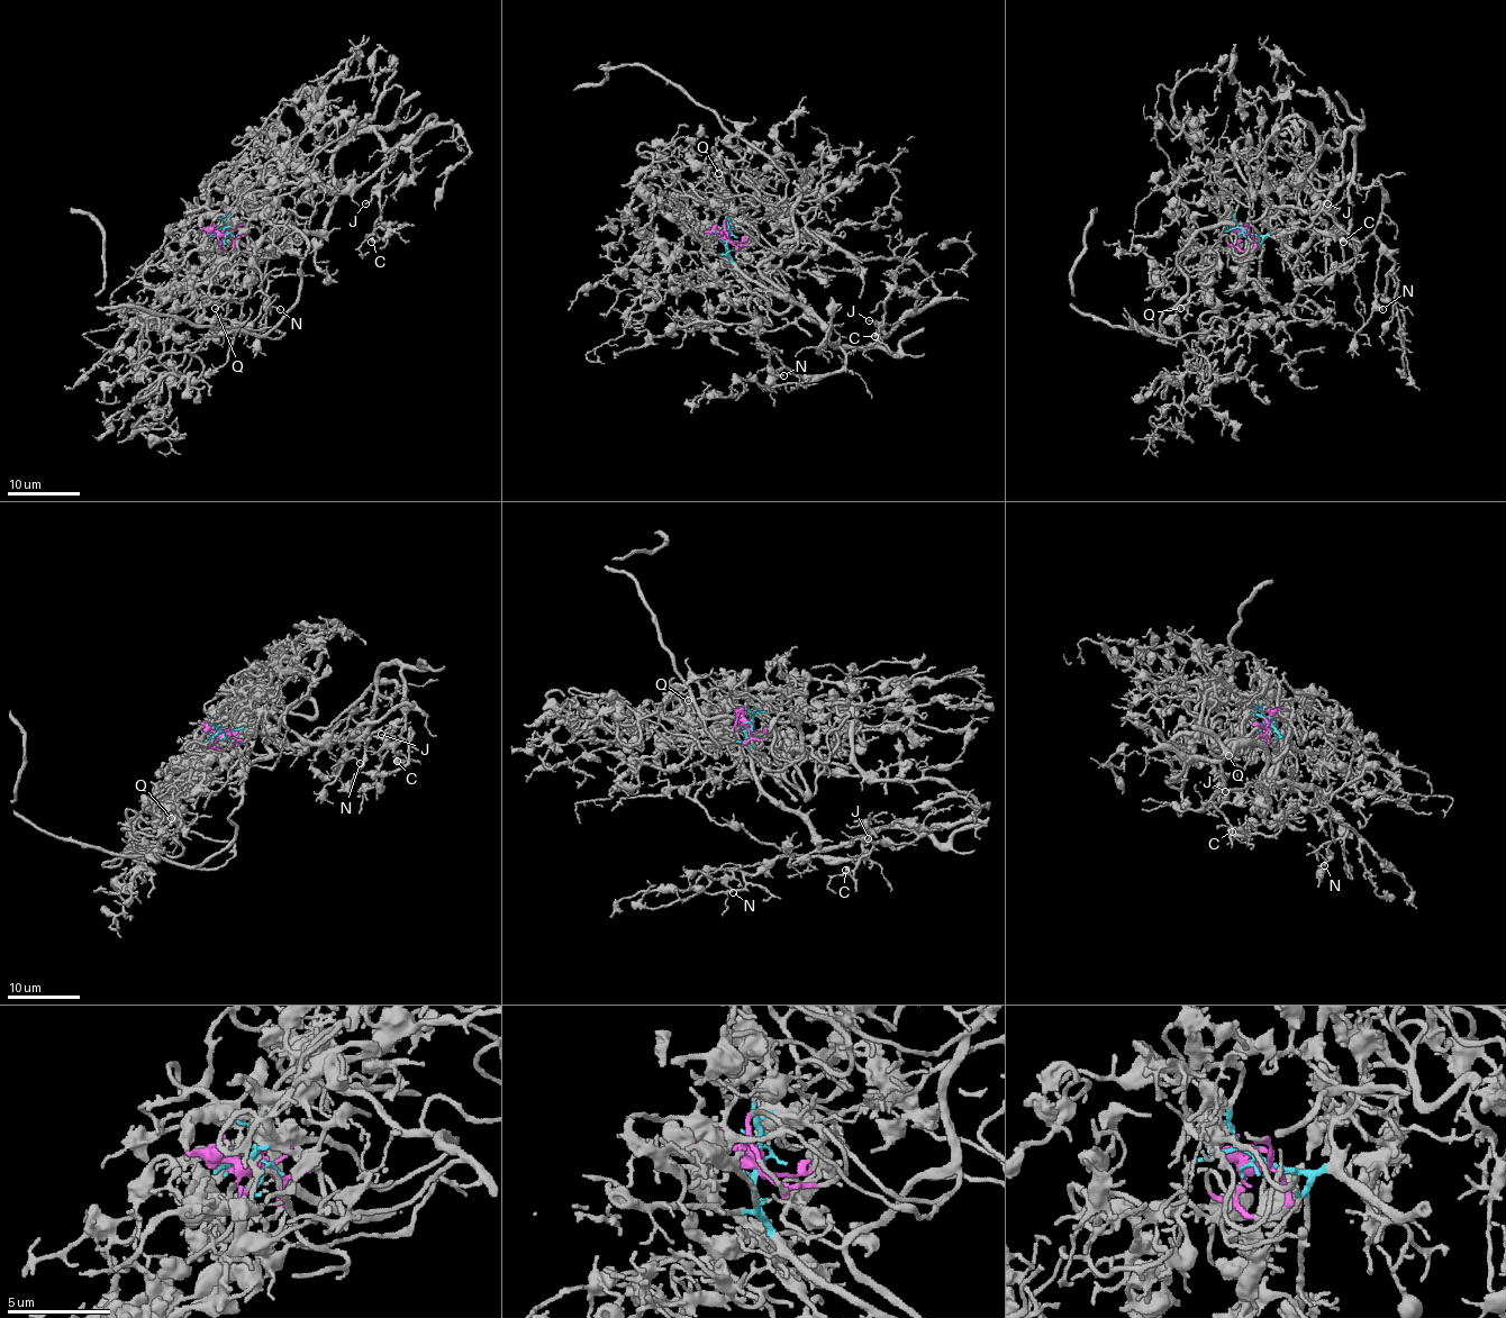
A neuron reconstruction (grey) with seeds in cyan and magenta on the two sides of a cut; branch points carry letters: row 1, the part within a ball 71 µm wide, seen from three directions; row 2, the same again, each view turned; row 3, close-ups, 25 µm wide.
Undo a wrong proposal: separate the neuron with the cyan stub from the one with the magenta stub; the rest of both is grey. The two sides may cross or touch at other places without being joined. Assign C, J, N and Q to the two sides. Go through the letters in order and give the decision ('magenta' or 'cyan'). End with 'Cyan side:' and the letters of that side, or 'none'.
C: cyan
J: cyan
N: cyan
Q: magenta
Cyan side: C, J, N

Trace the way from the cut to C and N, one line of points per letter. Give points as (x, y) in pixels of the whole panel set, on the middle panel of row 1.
C: (725, 238), (736, 265), (800, 302), (836, 347), (874, 344), (887, 335), (883, 317), (882, 342), (874, 336)
N: (725, 238), (727, 256), (736, 265), (807, 309), (845, 356), (842, 367), (829, 373), (765, 367), (783, 374)

